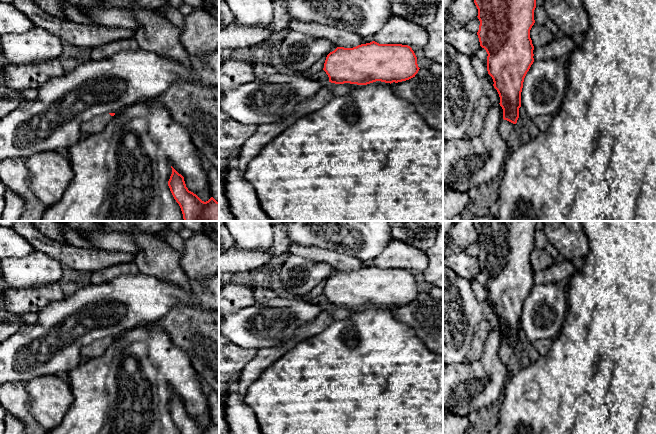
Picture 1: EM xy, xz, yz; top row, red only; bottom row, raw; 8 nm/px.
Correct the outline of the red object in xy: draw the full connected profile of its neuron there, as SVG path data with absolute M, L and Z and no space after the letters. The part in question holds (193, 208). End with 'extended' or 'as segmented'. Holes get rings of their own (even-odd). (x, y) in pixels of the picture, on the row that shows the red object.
M172 166L172 174L168 181L170 191L179 204L184 221L219 221L219 202L213 197L202 201L186 187L184 177Z; as segmented

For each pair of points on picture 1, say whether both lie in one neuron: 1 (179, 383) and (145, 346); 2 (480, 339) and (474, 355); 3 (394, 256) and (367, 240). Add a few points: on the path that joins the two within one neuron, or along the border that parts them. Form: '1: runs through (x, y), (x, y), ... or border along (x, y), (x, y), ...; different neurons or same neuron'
1: runs through (172, 374), (153, 355); same neuron
2: runs through (478, 343), (476, 351); same neuron
3: border along (393, 239), (372, 260); different neurons

